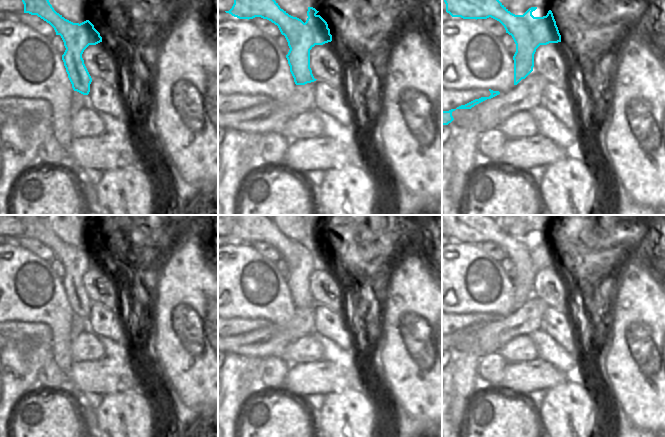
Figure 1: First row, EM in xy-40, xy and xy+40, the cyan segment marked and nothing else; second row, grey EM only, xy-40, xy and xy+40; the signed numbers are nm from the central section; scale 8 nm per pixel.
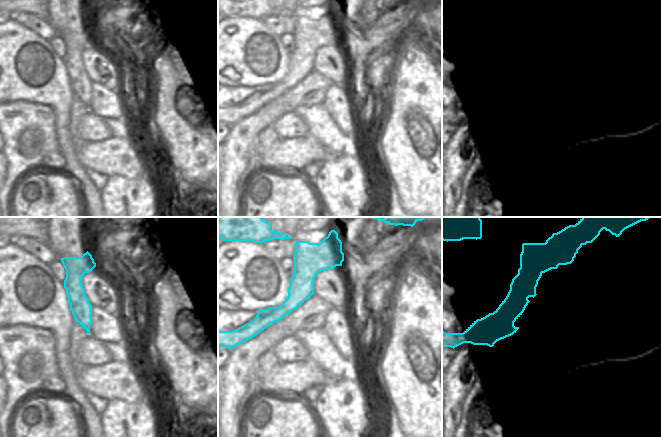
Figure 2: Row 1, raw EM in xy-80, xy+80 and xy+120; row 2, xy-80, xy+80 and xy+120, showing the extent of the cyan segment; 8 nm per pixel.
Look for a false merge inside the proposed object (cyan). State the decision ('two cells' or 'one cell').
two cells

